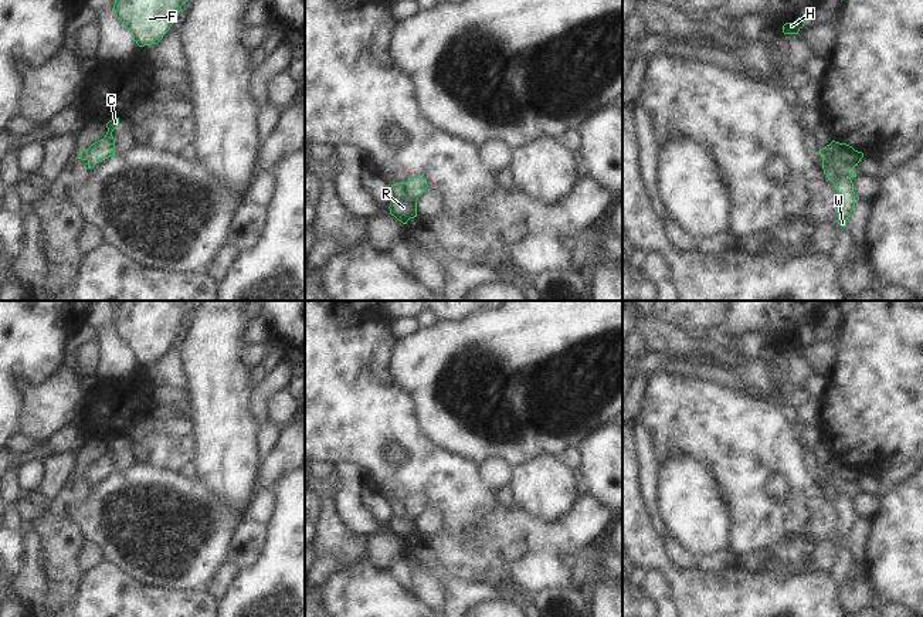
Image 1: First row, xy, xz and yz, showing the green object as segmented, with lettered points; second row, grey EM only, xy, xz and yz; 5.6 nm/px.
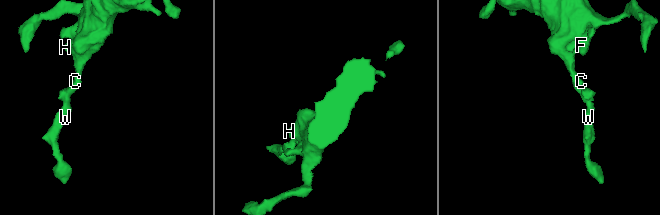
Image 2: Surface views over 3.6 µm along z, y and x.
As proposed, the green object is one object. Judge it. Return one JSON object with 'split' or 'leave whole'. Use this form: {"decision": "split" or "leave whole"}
{"decision": "leave whole"}

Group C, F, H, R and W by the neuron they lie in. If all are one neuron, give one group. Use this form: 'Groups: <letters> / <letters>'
Groups: C F H R W

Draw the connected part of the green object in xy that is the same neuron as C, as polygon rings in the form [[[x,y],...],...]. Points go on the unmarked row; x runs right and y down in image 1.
[[[113,435],[106,441],[108,450],[104,457],[92,461],[88,467],[79,469],[79,475],[88,479],[88,487],[92,487],[96,481],[115,472],[115,457],[112,450],[119,444],[119,435]]]

